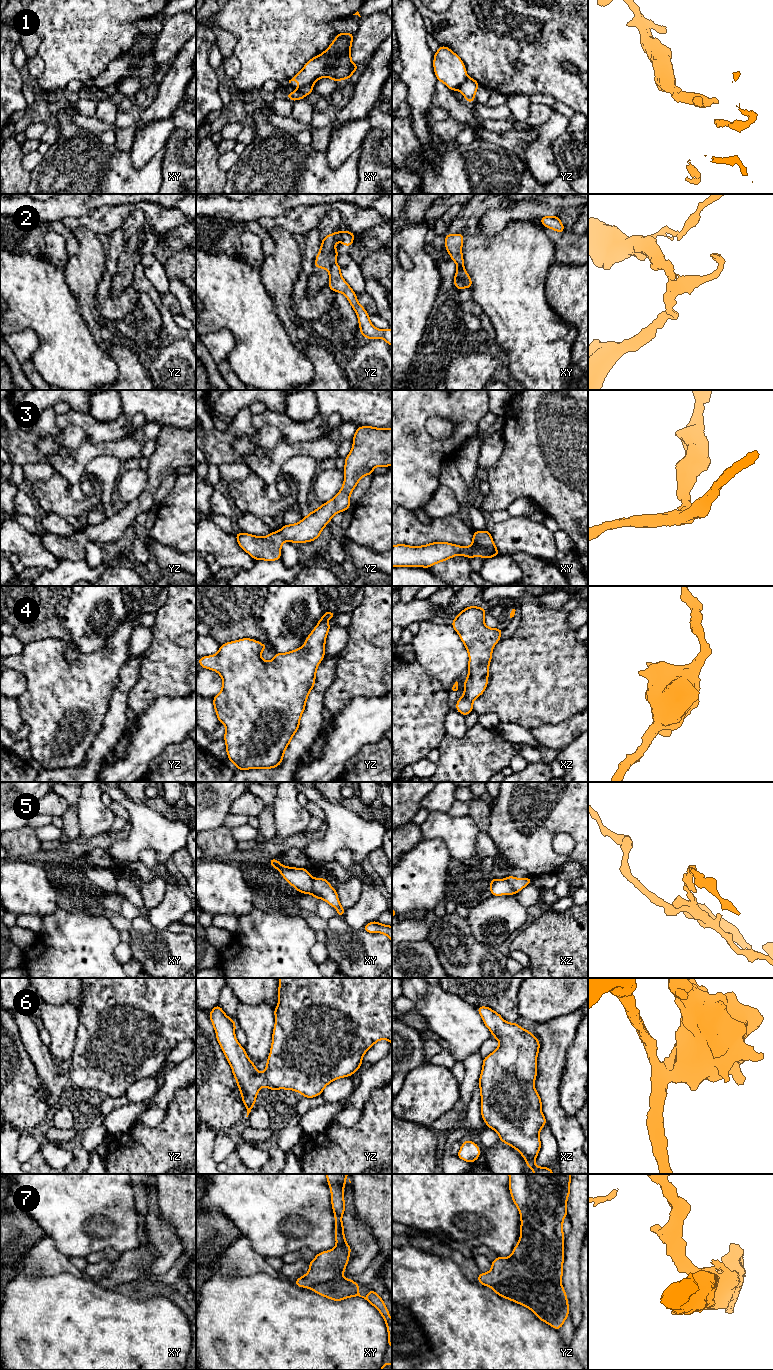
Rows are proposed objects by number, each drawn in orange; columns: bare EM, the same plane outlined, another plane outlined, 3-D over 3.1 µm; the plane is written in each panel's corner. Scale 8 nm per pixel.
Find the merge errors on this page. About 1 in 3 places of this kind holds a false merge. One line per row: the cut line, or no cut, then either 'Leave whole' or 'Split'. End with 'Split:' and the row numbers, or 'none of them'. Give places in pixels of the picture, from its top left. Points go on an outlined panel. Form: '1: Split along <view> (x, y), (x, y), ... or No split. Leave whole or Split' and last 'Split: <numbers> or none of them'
1: Split along xy (313, 83), (307, 83), (295, 89). Split
2: Split along yz (335, 262), (329, 272). Split
3: No split. Leave whole
4: No split. Leave whole
5: Split along xy (313, 878), (313, 889), (321, 897). Split
6: No split. Leave whole
7: No split. Leave whole
Split: 1, 2, 5

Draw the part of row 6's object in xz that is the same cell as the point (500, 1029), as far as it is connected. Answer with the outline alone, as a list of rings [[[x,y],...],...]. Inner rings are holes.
[[[486,1006],[477,1010],[485,1026],[500,1045],[483,1058],[483,1067],[479,1078],[481,1095],[481,1116],[488,1128],[495,1130],[500,1141],[518,1150],[532,1168],[533,1174],[554,1174],[551,1168],[538,1167],[536,1157],[541,1148],[539,1133],[547,1123],[542,1113],[541,1097],[534,1087],[537,1076],[537,1055],[539,1040],[517,1023],[504,1021],[502,1016]]]

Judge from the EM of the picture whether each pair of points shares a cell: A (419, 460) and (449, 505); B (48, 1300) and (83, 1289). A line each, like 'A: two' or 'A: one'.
A: two
B: one

